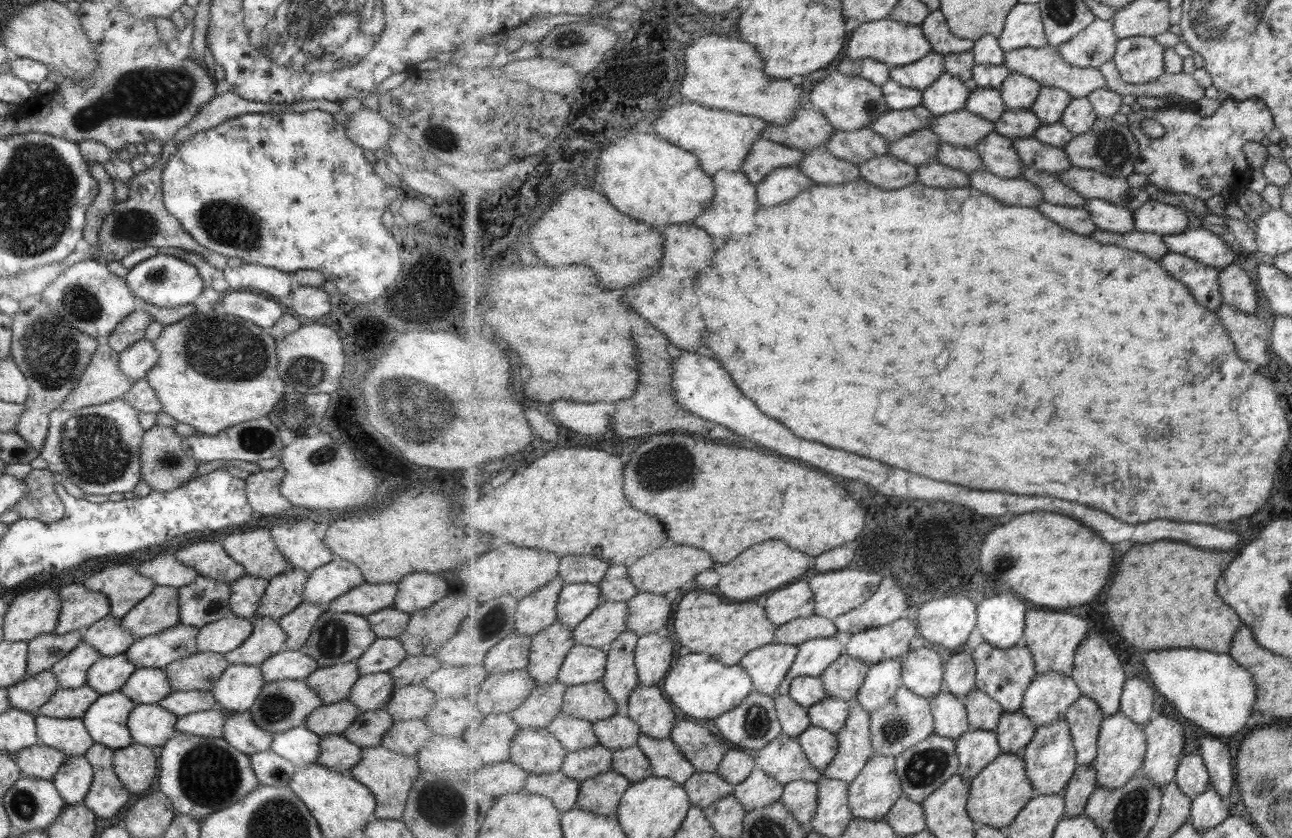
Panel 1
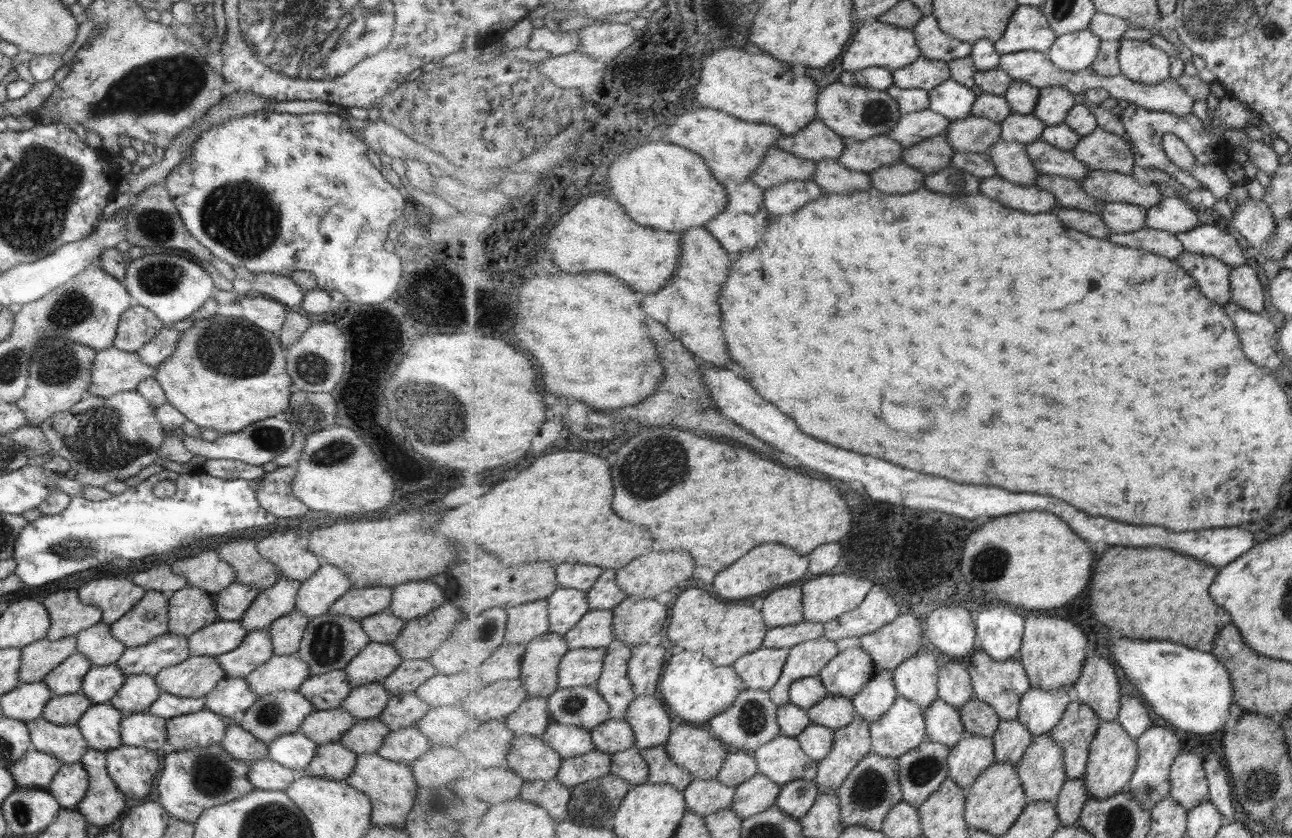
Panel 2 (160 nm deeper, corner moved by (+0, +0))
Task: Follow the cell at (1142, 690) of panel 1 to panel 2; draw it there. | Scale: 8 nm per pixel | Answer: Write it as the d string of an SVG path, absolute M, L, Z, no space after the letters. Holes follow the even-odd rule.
M1122 695L1121 714L1117 719L1121 726L1133 736L1133 740L1139 739L1153 724L1151 720L1151 708L1142 698L1132 695Z

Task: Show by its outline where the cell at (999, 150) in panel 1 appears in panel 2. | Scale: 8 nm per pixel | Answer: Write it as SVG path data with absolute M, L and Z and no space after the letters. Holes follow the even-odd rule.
M1001 140L992 146L988 154L997 167L999 176L1021 186L1038 184L1040 170L1033 164L1026 145L1022 142Z

